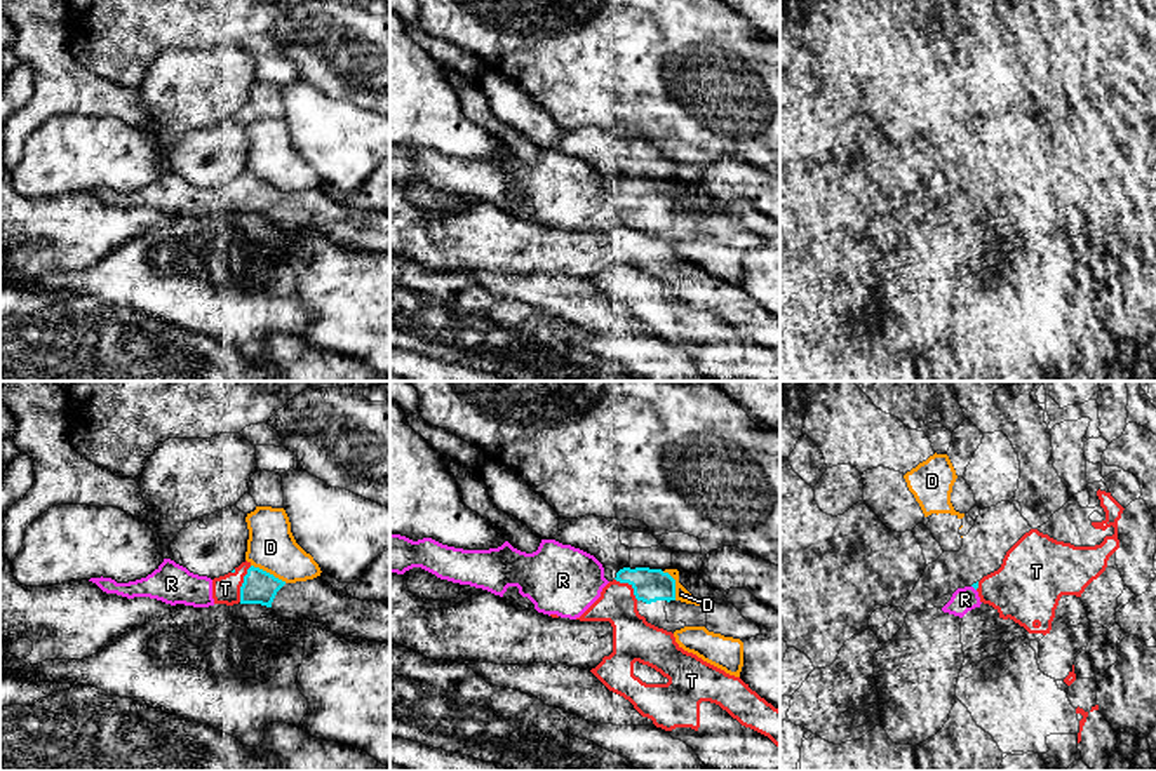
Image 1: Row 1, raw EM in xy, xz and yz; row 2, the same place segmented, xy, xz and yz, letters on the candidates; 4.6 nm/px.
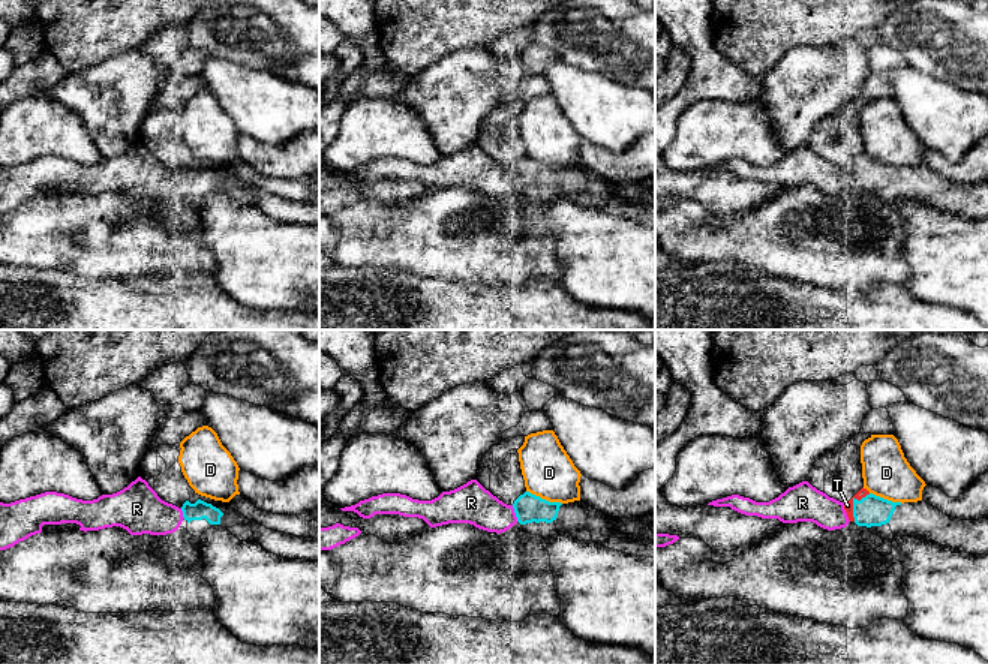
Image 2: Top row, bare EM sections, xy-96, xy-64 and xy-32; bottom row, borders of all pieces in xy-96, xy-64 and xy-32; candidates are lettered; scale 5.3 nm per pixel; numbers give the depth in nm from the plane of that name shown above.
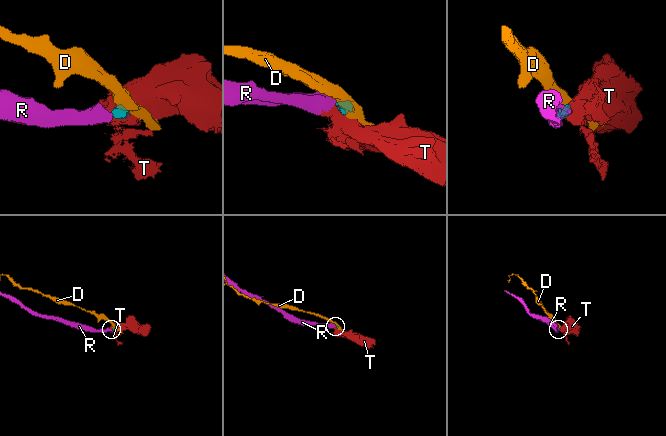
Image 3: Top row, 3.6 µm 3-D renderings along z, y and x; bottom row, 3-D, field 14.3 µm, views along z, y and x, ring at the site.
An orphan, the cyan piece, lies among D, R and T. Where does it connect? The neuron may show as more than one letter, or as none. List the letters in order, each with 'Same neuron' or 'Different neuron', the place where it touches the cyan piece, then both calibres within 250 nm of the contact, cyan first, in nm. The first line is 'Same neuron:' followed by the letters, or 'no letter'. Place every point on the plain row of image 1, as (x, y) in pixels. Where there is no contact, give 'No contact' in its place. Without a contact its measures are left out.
Same neuron: R
D: Different neuron. Touches cyan at xy (268, 183). Thickness 160 nm (cyan) against 220 nm
R: Same neuron. Touches cyan at yz (974, 197). Thickness 30 nm (cyan) against 110 nm
T: Different neuron. Touches cyan at xy (242, 194). Thickness 160 nm (cyan) against 130 nm

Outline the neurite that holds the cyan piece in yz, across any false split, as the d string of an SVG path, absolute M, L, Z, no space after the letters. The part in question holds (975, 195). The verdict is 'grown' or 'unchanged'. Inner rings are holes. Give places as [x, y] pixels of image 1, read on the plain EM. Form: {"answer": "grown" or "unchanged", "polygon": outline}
{"answer": "grown", "polygon": "M978 191L971 197L958 198L942 221L963 228L968 221L980 218L982 212L977 198Z"}

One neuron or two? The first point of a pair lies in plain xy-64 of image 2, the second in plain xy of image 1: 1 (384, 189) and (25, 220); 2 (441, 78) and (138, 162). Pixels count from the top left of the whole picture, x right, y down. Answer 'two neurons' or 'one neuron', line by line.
1: one neuron
2: two neurons

